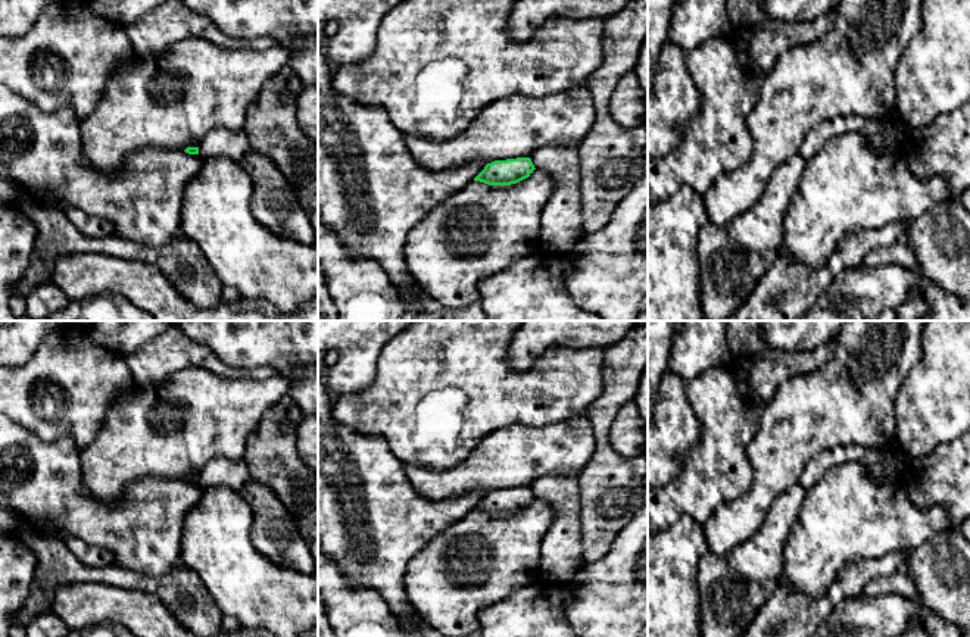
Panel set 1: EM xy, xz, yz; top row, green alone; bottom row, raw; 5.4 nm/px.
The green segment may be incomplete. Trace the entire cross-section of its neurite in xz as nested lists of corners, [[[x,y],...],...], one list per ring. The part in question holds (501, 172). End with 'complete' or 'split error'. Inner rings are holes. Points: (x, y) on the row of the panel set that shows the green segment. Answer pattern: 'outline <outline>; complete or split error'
outline [[[530,157],[495,160],[487,163],[474,181],[489,185],[511,185],[528,178],[534,169]]]; complete

